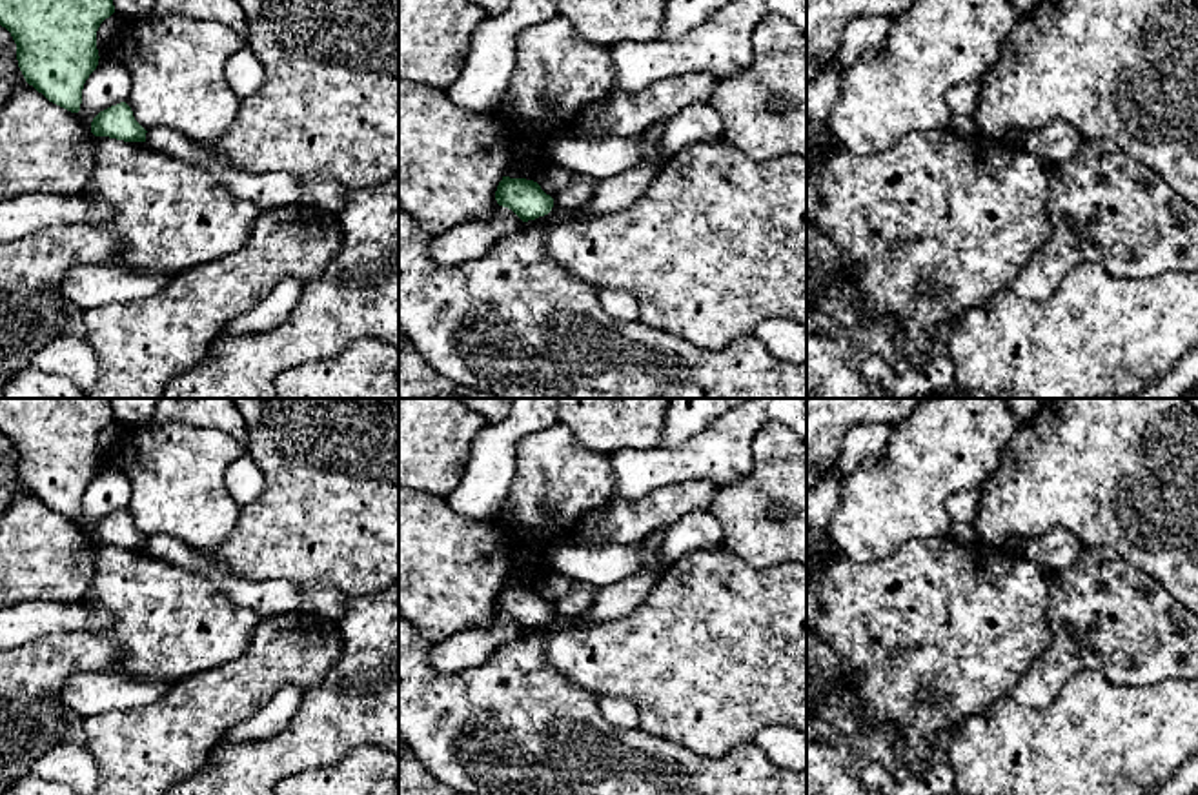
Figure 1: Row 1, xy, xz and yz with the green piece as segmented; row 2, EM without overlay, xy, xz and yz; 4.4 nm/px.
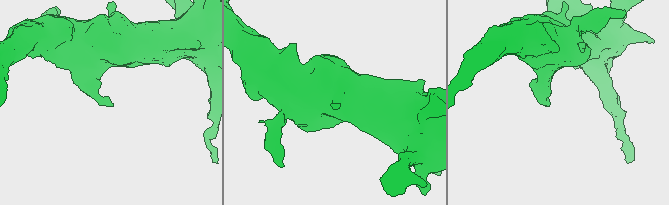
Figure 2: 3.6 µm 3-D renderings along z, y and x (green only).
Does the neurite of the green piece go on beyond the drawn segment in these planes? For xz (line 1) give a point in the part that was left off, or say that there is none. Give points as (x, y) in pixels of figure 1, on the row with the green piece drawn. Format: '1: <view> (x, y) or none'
1: none

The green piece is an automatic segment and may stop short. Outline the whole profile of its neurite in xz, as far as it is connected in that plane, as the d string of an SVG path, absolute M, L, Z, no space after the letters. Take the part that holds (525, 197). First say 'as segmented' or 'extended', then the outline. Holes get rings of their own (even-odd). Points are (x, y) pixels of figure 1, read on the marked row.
as segmented; M503 176L495 200L499 206L512 209L523 222L544 216L553 207L553 198L537 182L526 178Z

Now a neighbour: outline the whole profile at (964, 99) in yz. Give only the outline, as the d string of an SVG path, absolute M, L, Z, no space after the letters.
M981 80L954 86L947 95L952 115L974 116L980 107Z

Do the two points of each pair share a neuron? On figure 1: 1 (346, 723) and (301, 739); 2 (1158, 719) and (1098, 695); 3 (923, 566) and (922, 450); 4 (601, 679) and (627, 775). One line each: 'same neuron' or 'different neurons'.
1: same neuron
2: same neuron
3: different neurons
4: different neurons

